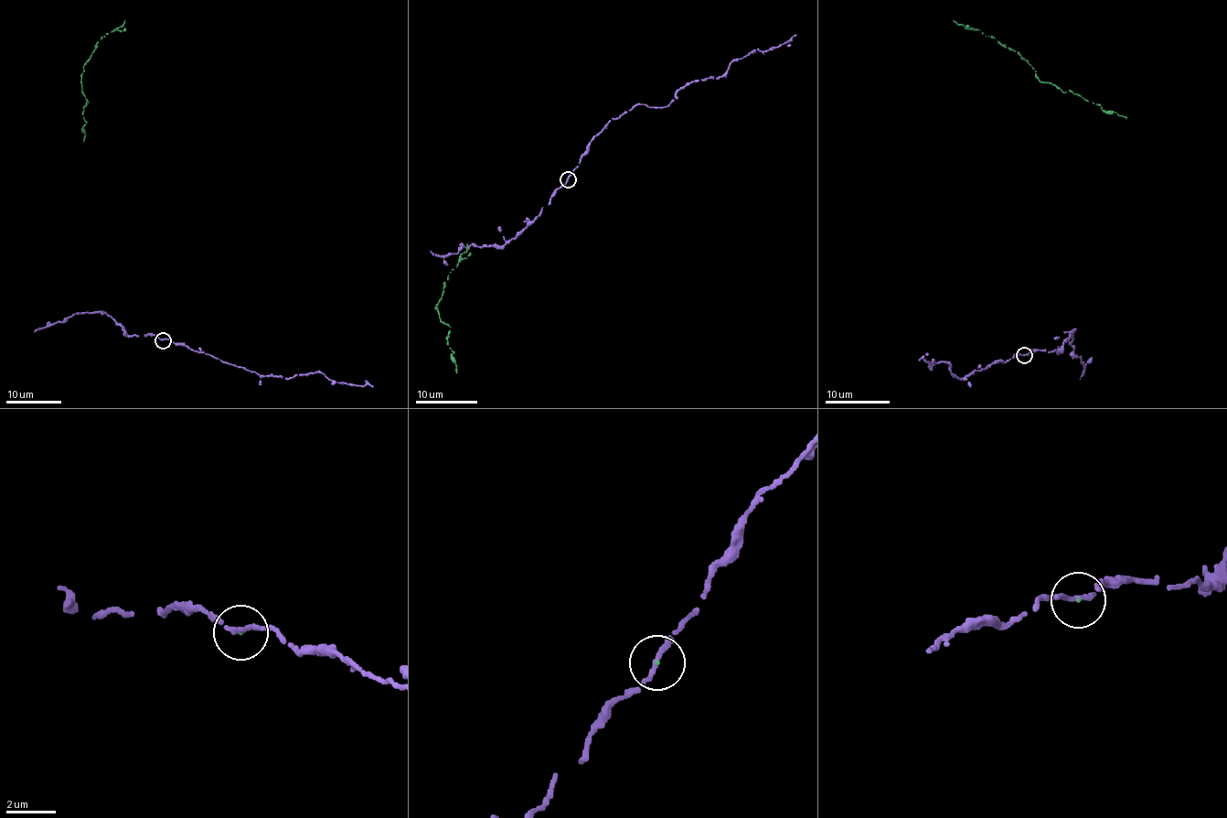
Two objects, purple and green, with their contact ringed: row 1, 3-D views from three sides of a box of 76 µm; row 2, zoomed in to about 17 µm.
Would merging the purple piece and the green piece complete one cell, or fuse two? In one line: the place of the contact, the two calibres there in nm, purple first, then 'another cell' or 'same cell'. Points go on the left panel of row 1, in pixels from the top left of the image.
at (163, 340); 200 nm thick on the purple side, 50 nm on the other; same cell

